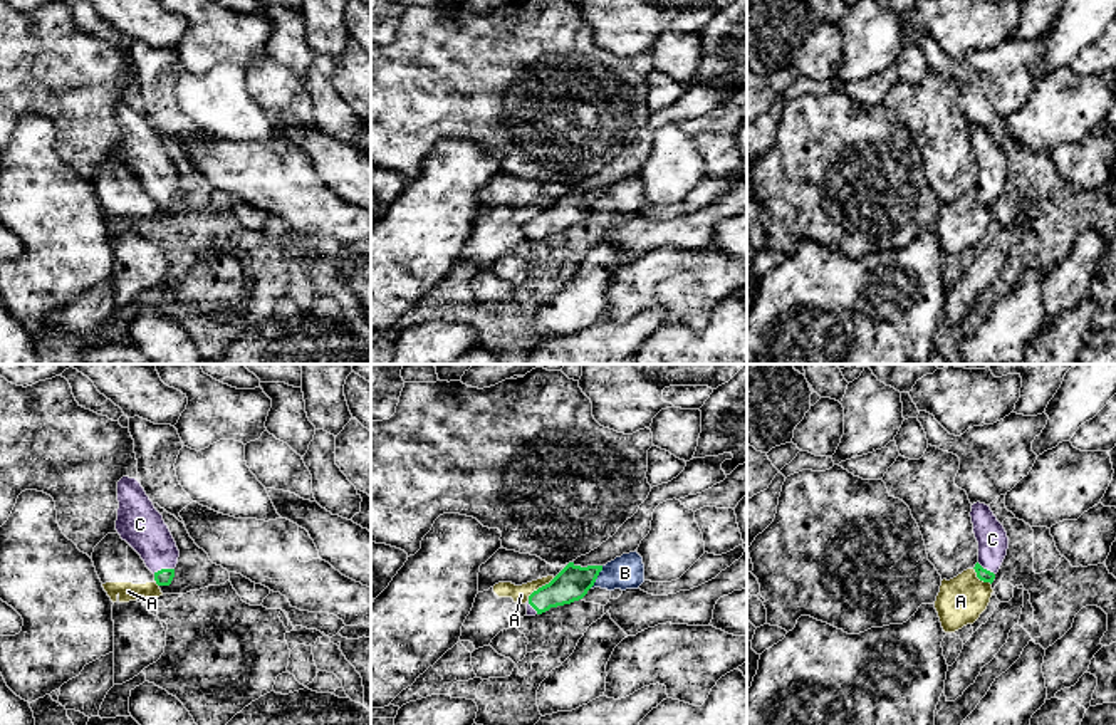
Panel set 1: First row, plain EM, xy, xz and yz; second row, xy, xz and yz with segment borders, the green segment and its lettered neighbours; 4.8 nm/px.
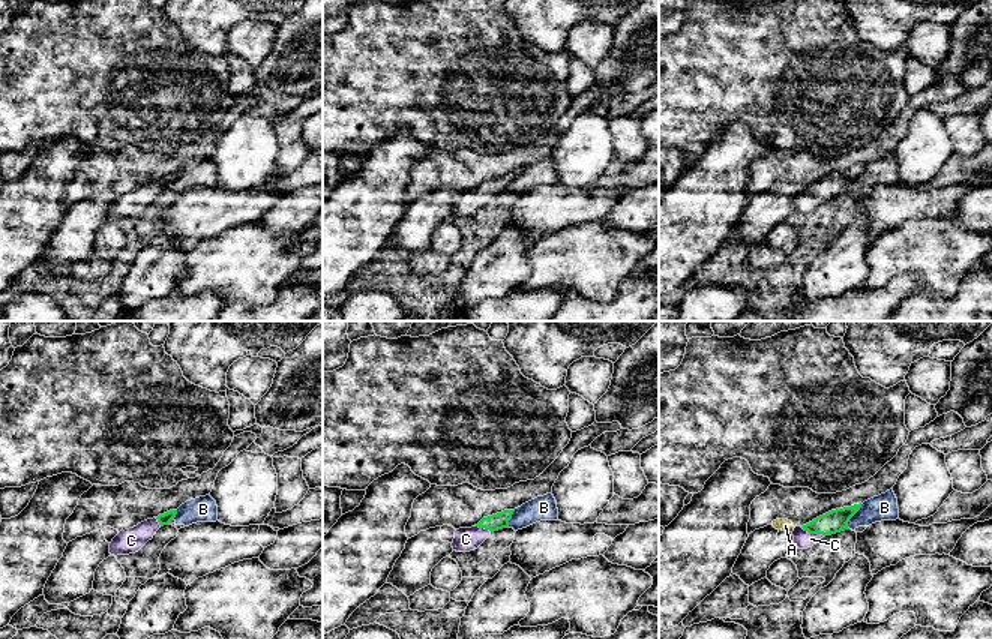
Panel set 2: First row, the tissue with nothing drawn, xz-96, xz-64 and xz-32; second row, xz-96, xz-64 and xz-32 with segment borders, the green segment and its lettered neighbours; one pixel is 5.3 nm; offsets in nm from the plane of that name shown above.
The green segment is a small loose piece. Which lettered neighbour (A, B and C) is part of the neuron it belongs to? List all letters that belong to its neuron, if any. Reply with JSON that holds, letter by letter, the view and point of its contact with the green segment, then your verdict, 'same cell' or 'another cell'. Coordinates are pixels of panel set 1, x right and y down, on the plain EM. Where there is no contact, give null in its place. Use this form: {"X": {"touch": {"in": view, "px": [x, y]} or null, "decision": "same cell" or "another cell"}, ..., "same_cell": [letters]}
{"A": {"touch": {"in": "xz", "px": [539, 212]}, "decision": "another cell"}, "B": {"touch": {"in": "xz", "px": [596, 202]}, "decision": "another cell"}, "C": {"touch": {"in": "xy", "px": [163, 193]}, "decision": "same cell"}, "same_cell": ["C"]}

